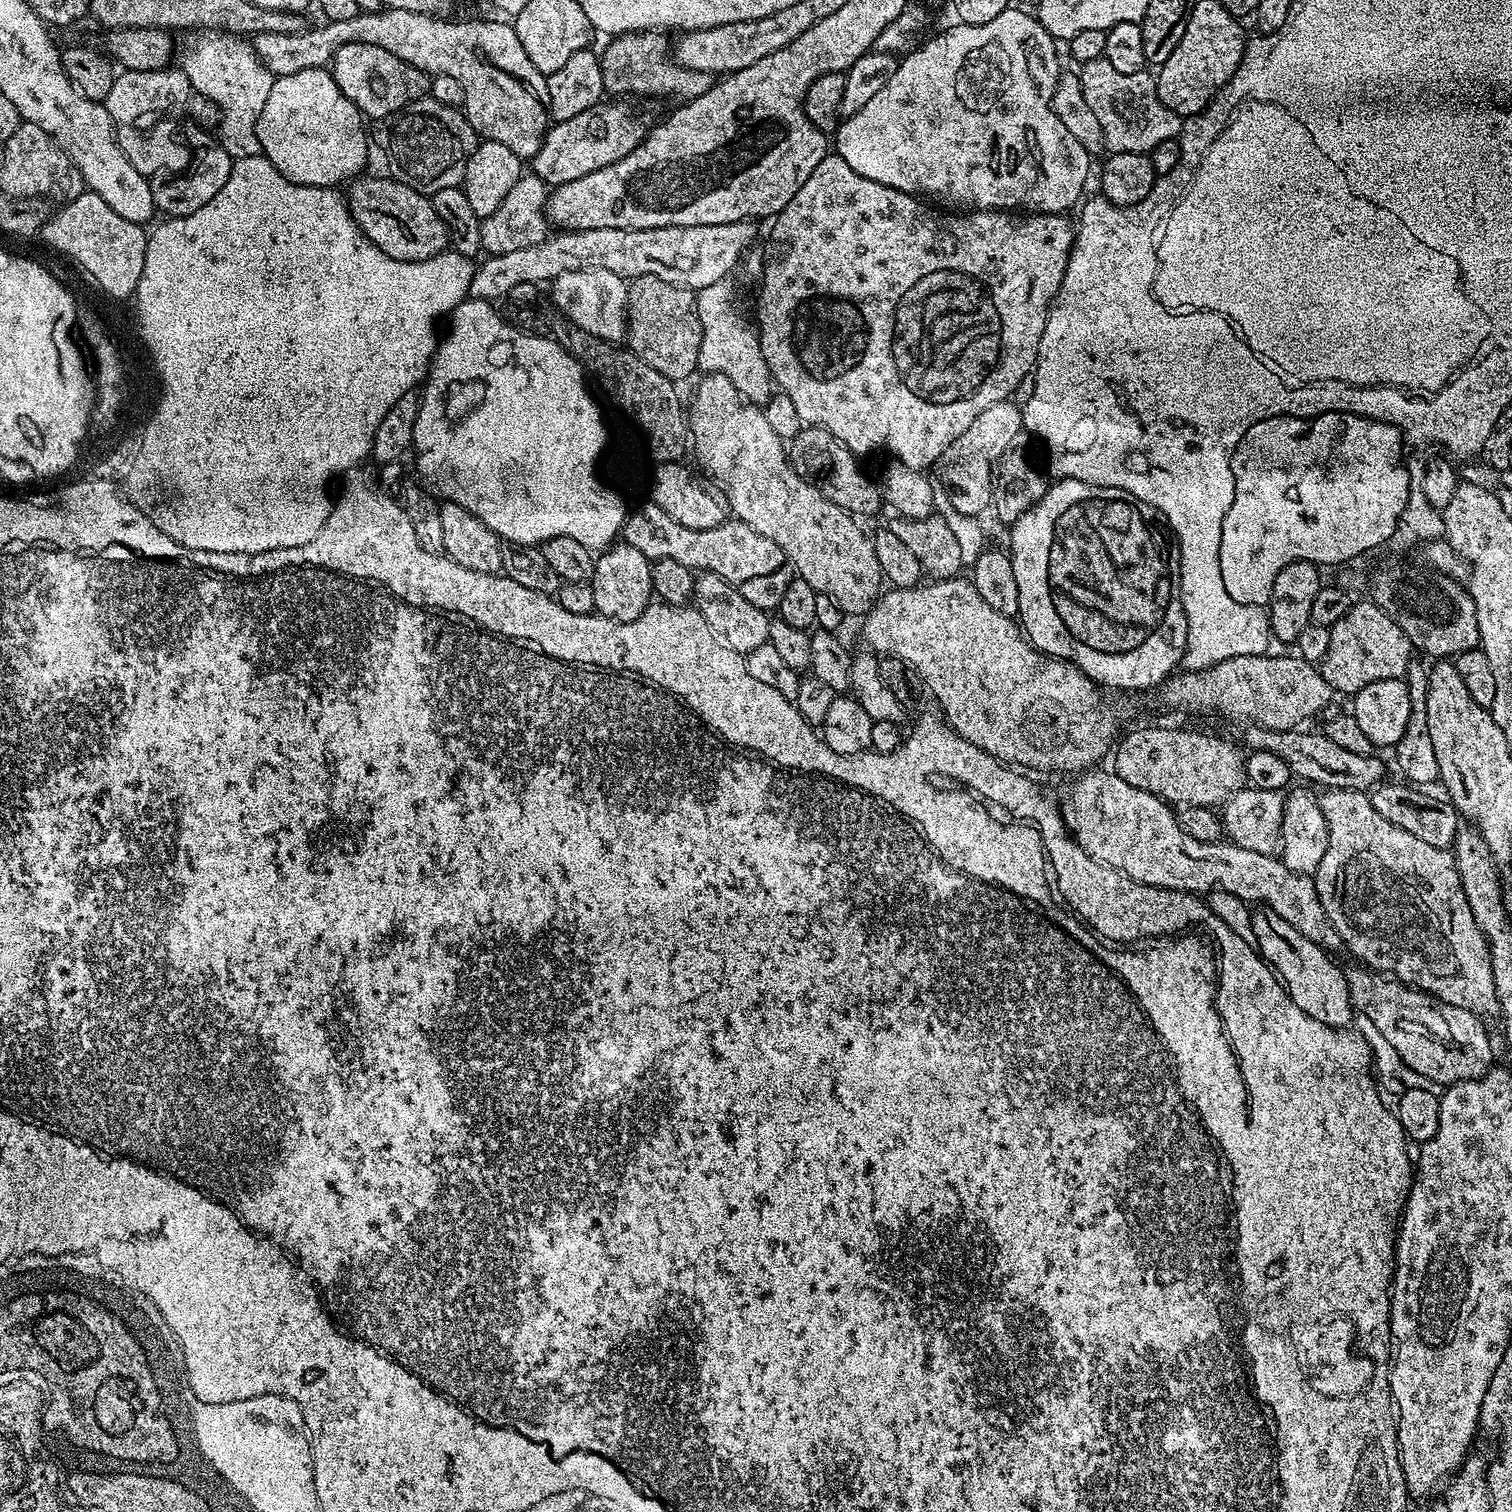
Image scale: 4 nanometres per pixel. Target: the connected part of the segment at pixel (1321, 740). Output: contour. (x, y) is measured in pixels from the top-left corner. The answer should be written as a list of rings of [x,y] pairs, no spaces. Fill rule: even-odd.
[[[1245,727],[1244,740],[1251,751],[1270,750],[1270,754],[1278,754],[1286,766],[1290,766],[1293,777],[1300,782],[1311,782],[1313,785],[1321,784],[1321,789],[1349,788],[1355,792],[1368,792],[1376,787],[1377,783],[1385,779],[1384,764],[1376,754],[1350,754],[1350,750],[1342,750],[1342,746],[1330,742],[1323,731],[1304,732],[1293,730],[1279,732],[1269,728]]]

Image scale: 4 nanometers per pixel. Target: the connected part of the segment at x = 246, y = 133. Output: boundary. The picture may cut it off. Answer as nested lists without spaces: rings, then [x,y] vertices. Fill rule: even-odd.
[[[196,30],[189,36],[192,37],[184,48],[182,67],[186,78],[190,78],[193,93],[210,98],[210,102],[214,102],[220,108],[219,147],[224,148],[233,160],[261,155],[256,127],[258,114],[262,114],[262,106],[266,106],[266,98],[270,95],[270,86],[274,79],[272,72],[266,70],[264,63],[256,57],[255,47],[245,37],[219,30]]]

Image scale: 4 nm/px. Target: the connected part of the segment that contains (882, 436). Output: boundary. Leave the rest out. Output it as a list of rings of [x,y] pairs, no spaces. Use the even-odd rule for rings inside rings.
[[[829,154],[824,156],[822,162],[818,162],[818,167],[814,169],[814,174],[810,174],[810,178],[806,178],[806,182],[802,182],[798,194],[794,194],[794,198],[790,198],[790,202],[786,202],[783,210],[777,212],[771,221],[771,224],[773,224],[772,229],[768,232],[768,261],[764,264],[764,277],[760,280],[760,301],[756,304],[757,321],[755,320],[758,325],[762,358],[766,358],[766,366],[772,372],[775,387],[788,395],[790,402],[794,402],[795,408],[798,409],[800,421],[805,425],[821,428],[830,434],[834,434],[834,438],[841,440],[849,450],[857,454],[872,452],[875,448],[880,448],[884,444],[885,450],[892,455],[892,458],[919,472],[928,470],[931,464],[935,465],[939,461],[940,455],[950,446],[950,442],[954,442],[954,438],[962,435],[970,426],[970,422],[974,422],[974,418],[978,418],[978,414],[982,414],[982,410],[1009,399],[1022,378],[1025,378],[1028,372],[1035,369],[1040,354],[1042,330],[1046,330],[1048,311],[1051,310],[1052,302],[1056,299],[1056,292],[1062,286],[1062,278],[1066,274],[1066,266],[1072,253],[1072,243],[1076,237],[1073,221],[1071,219],[1068,221],[1069,217],[1067,215],[1058,212],[1017,214],[1012,210],[968,210],[961,214],[956,210],[941,210],[939,207],[936,207],[936,209],[931,208],[931,206],[936,207],[931,203],[921,202],[913,193],[894,190],[890,186],[882,186],[882,182],[862,178],[862,174],[850,170],[850,166],[846,166],[846,162],[838,155]]]

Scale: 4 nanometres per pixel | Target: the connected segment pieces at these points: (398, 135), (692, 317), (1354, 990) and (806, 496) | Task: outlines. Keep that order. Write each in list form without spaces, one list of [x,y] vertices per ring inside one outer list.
[[[431,98],[416,100],[387,117],[382,127],[384,148],[396,163],[390,169],[393,180],[425,194],[463,185],[464,167],[468,156],[476,149],[478,137],[460,108],[451,108]]]
[[[633,276],[628,284],[627,309],[626,344],[638,358],[675,382],[699,369],[702,322],[698,322],[698,302],[693,289],[674,286],[653,276]]]
[[[1367,966],[1348,968],[1348,989],[1353,1009],[1360,1012],[1365,1021],[1378,1028],[1378,1032],[1397,1050],[1402,1062],[1424,1079],[1429,1079],[1441,1086],[1457,1084],[1463,1080],[1477,1080],[1485,1076],[1493,1067],[1492,1040],[1484,1029],[1485,1021],[1475,1016],[1470,1010],[1462,1010],[1458,1006],[1450,1006],[1429,992],[1422,992],[1410,984],[1404,984],[1385,973],[1377,972]]]
[[[708,374],[703,377],[704,381],[696,388],[696,397],[692,400],[691,406],[687,409],[687,431],[690,433],[690,448],[696,451],[696,460],[700,463],[699,471],[703,473],[707,479],[711,480],[714,486],[718,486],[718,490],[722,490],[722,494],[726,494],[728,506],[731,515],[736,518],[750,518],[750,523],[754,530],[758,530],[758,534],[762,534],[766,538],[770,538],[774,542],[778,542],[778,546],[782,546],[782,550],[787,554],[789,562],[796,568],[796,575],[813,587],[814,591],[821,596],[832,596],[838,602],[838,606],[846,614],[852,612],[864,612],[872,604],[872,599],[880,592],[880,584],[882,585],[882,577],[880,567],[878,566],[878,554],[874,554],[874,546],[870,539],[869,533],[864,533],[859,528],[857,521],[851,512],[842,510],[834,502],[826,499],[809,480],[804,480],[795,470],[793,470],[789,457],[786,455],[785,445],[778,438],[778,434],[774,434],[774,430],[770,426],[770,422],[766,422],[766,414],[763,407],[759,404],[753,404],[734,386],[734,382],[730,382],[730,378],[725,376],[717,376]]]

